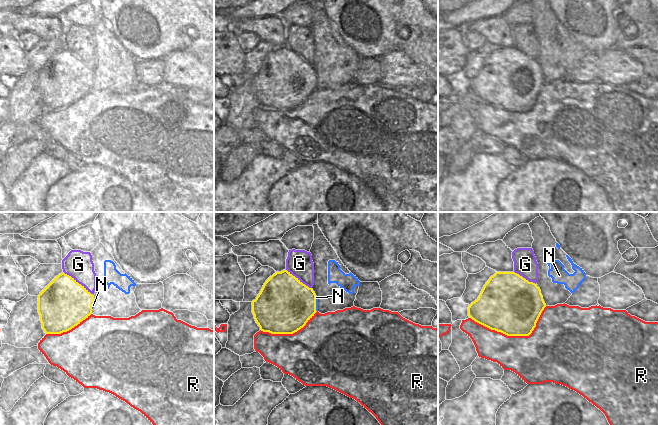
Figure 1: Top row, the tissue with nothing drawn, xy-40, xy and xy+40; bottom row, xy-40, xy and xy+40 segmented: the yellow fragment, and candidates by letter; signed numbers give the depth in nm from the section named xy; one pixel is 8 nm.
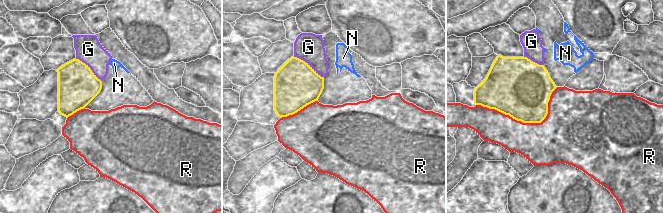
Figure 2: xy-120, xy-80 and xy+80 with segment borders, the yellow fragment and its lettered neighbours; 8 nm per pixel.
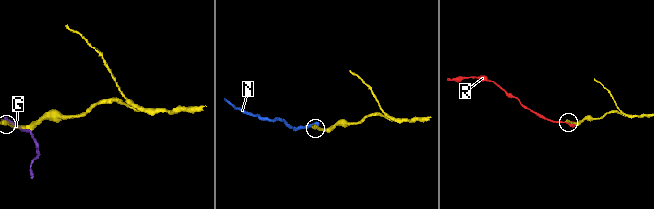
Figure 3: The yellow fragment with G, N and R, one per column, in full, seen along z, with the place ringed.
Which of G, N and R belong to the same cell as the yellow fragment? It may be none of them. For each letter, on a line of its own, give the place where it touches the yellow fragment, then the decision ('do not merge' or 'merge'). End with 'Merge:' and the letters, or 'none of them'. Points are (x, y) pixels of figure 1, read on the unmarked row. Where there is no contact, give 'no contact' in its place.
G: xy-40 (77, 58) | do not merge
N: xy (315, 80) | merge
R: xy+40 (513, 111) | do not merge
Merge: N

